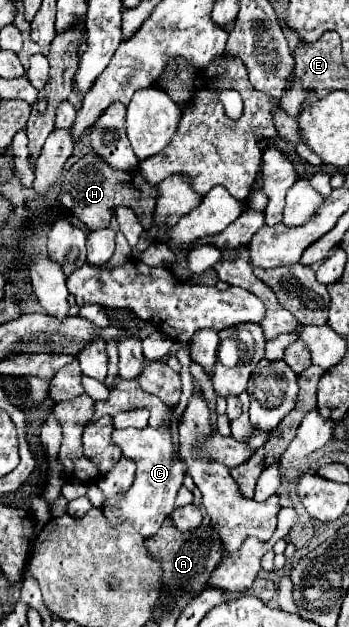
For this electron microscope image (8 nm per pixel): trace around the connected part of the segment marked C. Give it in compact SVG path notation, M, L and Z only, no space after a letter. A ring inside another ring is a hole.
M129 427L129 429L115 431L113 441L115 445L119 445L121 453L137 465L137 475L127 495L107 499L103 503L103 515L107 517L109 525L131 523L145 539L149 539L159 531L161 523L173 511L177 489L181 487L185 477L185 465L181 463L175 443L167 431L159 431L151 427L145 427L145 429Z

